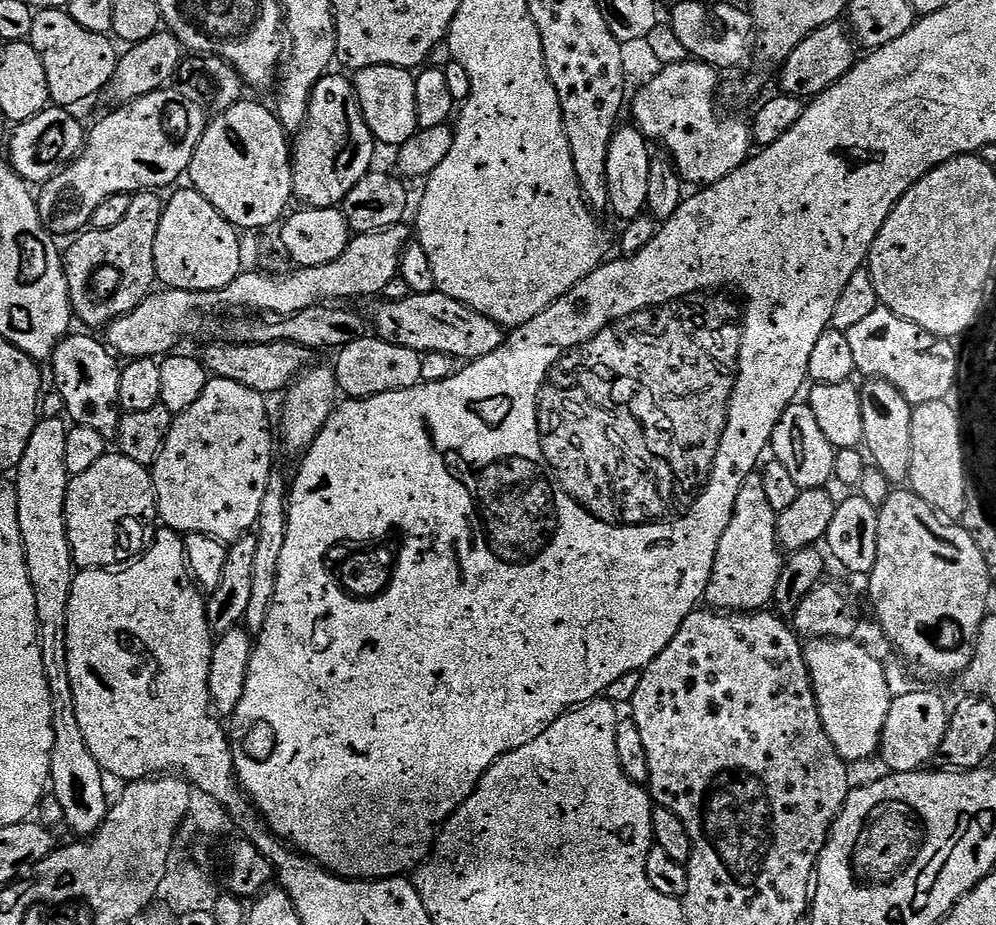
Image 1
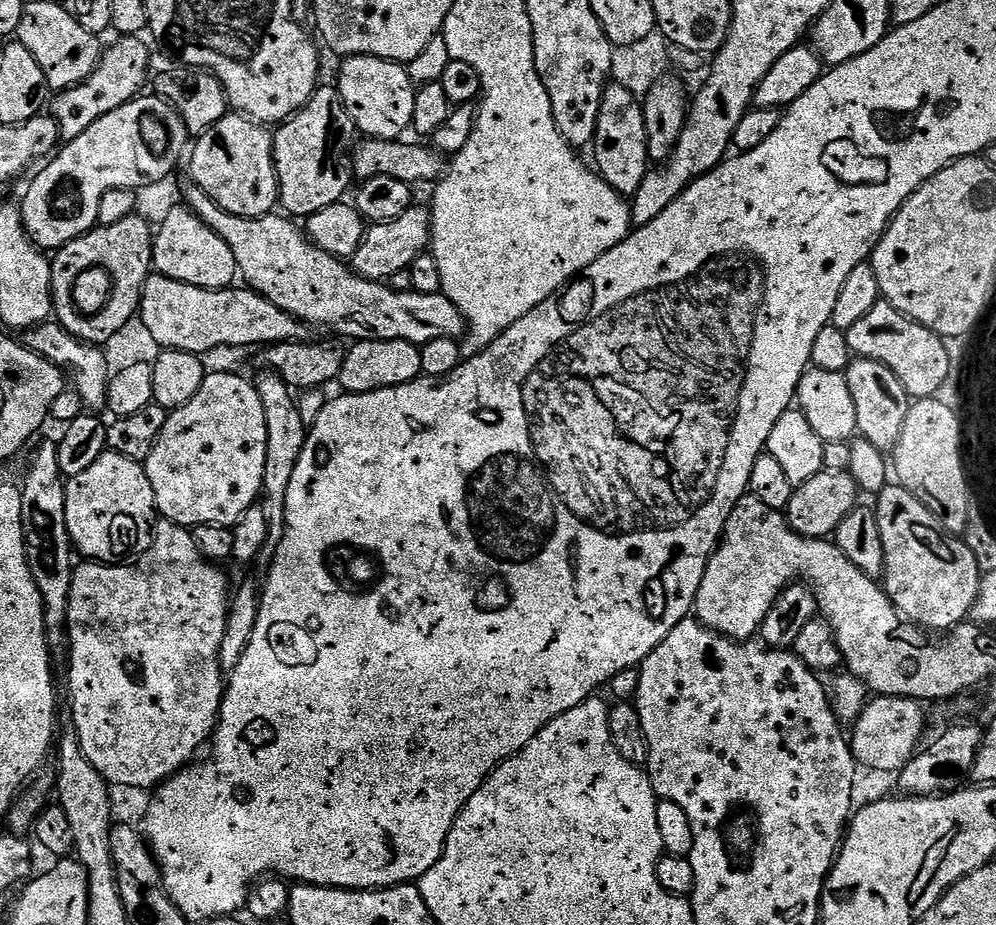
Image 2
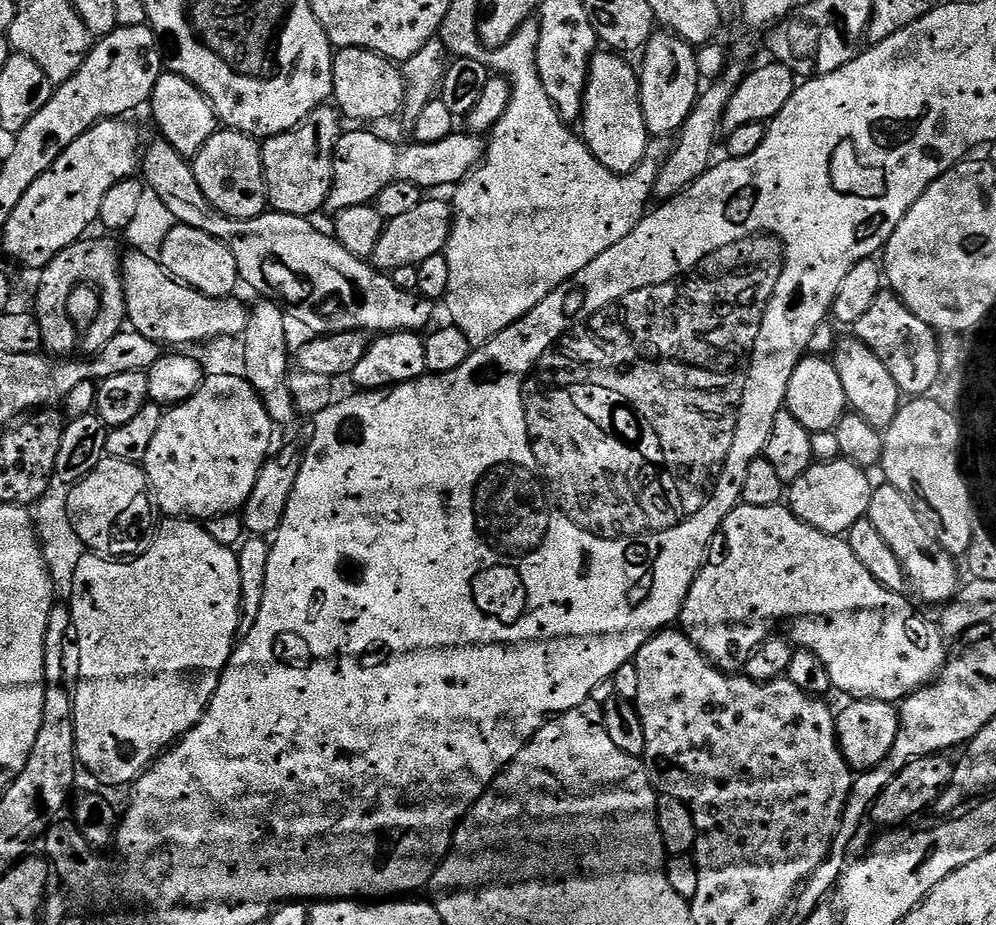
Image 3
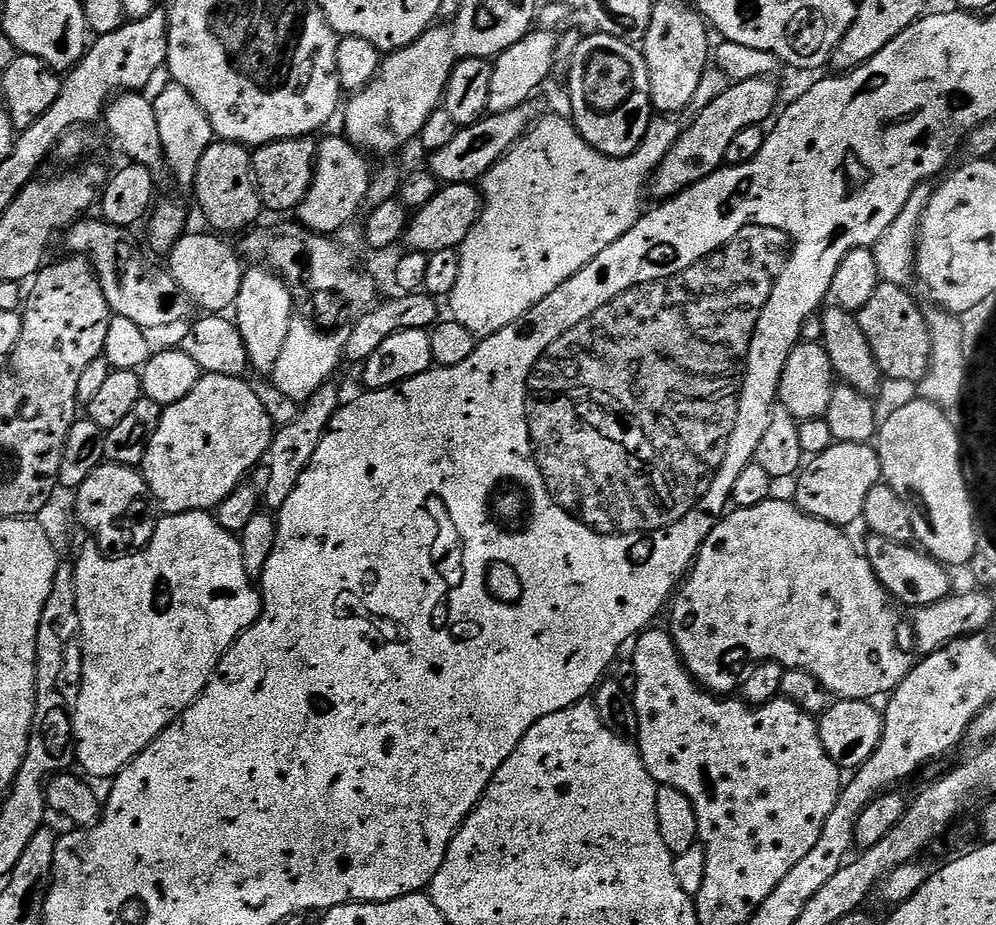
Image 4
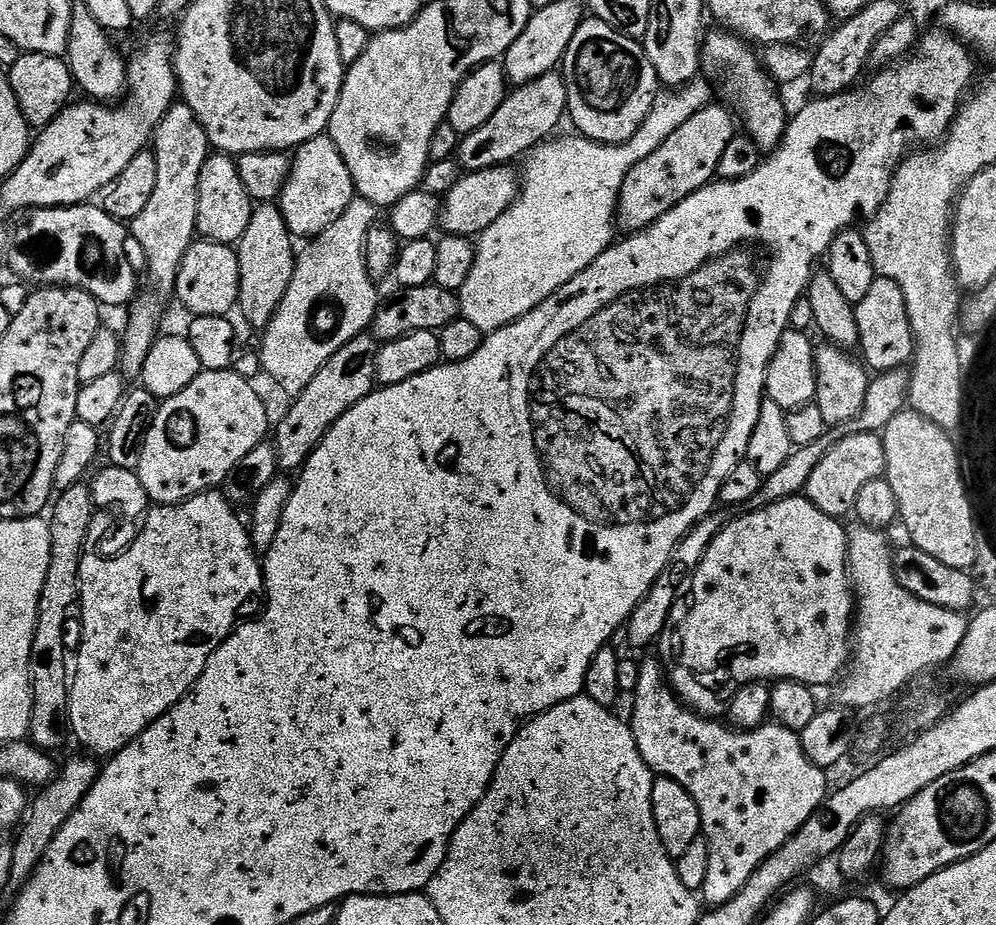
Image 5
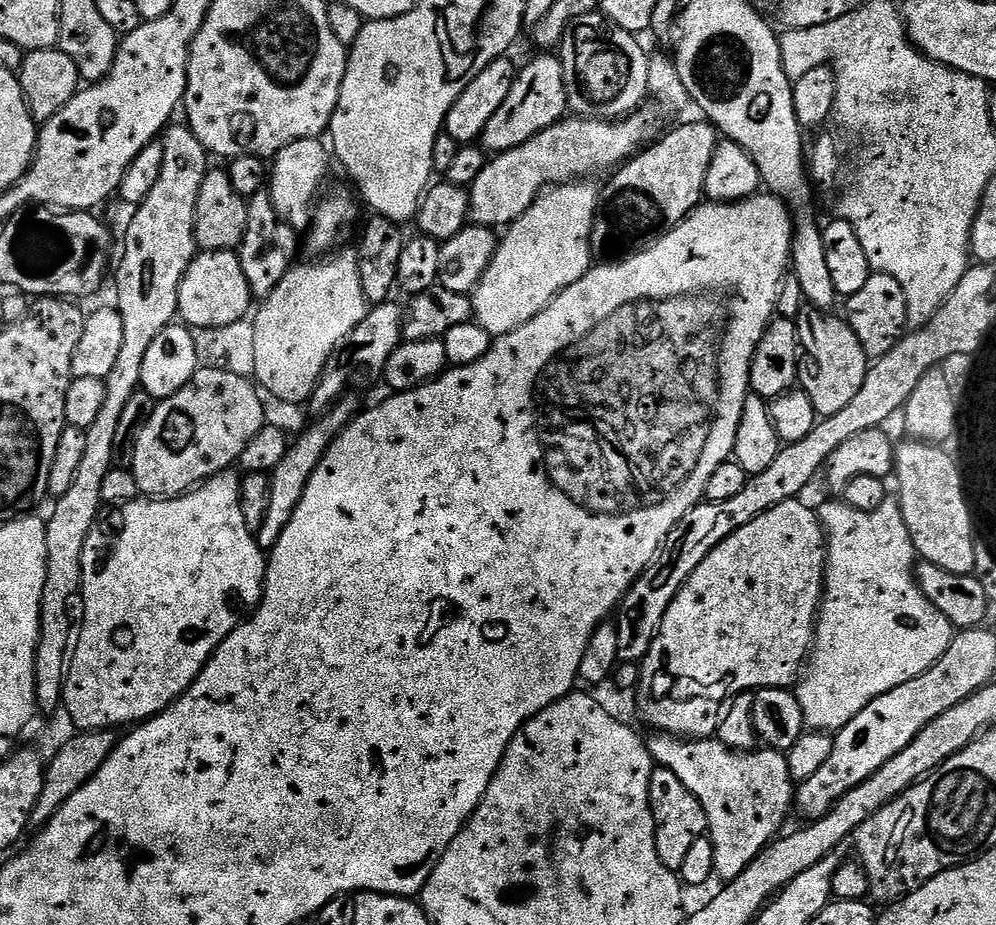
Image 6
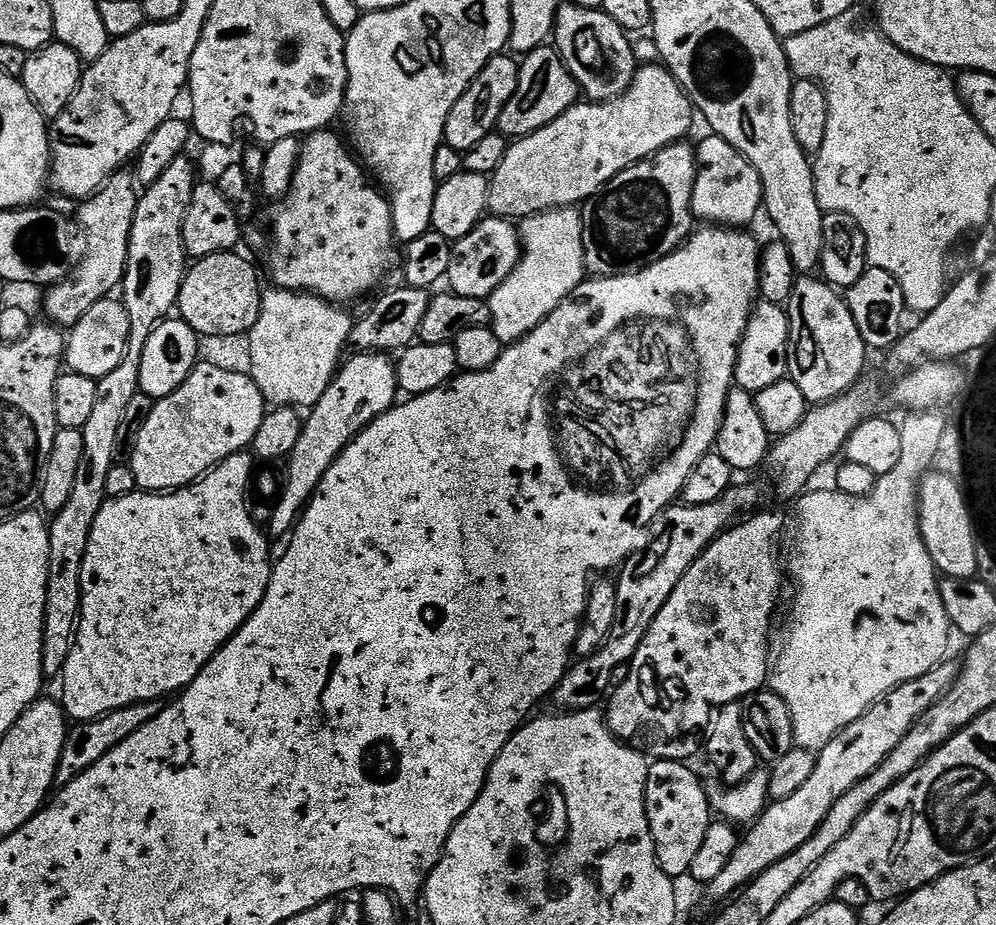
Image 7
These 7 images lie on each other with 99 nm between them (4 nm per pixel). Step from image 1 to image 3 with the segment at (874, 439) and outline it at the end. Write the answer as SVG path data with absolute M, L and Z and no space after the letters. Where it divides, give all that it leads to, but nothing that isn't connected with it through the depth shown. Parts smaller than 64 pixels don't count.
M848 334L837 339L830 359L838 370L842 387L846 389L849 409L878 430L888 428L898 414L902 393L890 370L886 370L886 366L878 362L878 354L874 354L874 350L870 350L870 346L863 344L855 334Z

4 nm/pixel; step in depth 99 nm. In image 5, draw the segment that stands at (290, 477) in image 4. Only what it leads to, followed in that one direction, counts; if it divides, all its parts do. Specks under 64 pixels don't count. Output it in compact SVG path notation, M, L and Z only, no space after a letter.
M361 334L346 342L346 346L342 346L342 350L334 353L326 366L322 366L322 370L314 374L310 386L306 386L306 390L291 401L292 409L277 424L275 421L274 443L281 473L292 474L303 468L308 461L308 455L320 445L330 426L334 426L334 422L338 422L338 418L342 418L346 410L358 406L362 398L374 391L377 387L377 351L378 341L371 334Z

